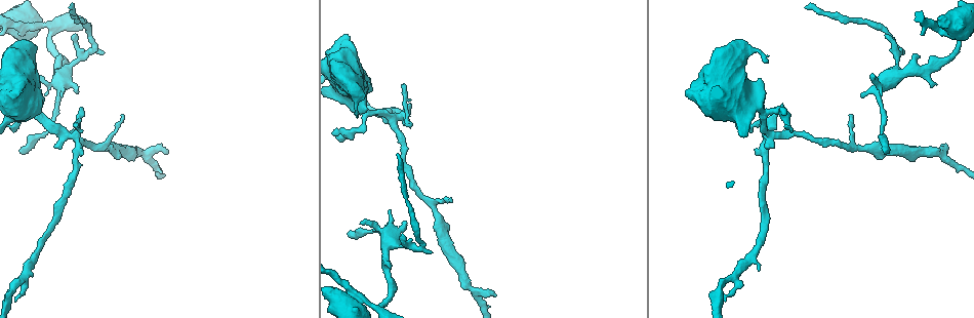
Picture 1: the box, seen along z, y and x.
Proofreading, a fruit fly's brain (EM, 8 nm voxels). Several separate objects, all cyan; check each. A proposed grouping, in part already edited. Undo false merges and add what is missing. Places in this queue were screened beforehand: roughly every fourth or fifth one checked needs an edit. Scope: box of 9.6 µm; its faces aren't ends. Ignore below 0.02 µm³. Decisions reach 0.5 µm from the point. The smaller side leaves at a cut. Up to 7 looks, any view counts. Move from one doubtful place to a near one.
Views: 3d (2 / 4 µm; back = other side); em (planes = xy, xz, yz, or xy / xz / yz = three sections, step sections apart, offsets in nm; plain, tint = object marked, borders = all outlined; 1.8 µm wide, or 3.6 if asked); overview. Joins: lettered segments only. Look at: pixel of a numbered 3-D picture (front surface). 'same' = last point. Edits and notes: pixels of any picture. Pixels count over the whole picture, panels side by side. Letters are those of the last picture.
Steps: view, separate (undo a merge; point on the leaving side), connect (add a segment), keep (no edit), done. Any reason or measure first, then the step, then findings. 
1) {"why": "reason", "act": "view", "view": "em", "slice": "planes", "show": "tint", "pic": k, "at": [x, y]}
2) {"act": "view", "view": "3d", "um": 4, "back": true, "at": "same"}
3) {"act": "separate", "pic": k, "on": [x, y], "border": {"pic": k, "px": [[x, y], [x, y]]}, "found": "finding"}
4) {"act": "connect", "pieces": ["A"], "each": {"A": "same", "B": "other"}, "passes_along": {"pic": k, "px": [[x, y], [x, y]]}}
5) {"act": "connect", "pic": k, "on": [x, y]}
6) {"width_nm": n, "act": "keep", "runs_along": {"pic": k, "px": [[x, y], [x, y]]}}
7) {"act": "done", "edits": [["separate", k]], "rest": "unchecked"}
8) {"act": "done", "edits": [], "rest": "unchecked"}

{"why": "an open end", "act": "view", "view": "3d", "um": 4, "back": true, "pic": 1, "at": [875, 77]}

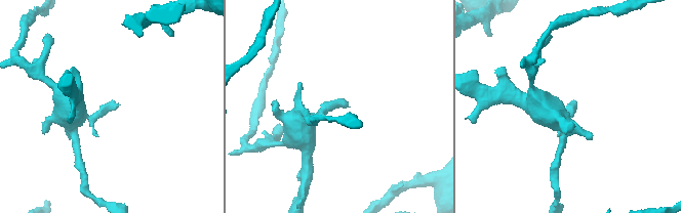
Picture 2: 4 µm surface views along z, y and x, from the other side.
{"act": "view", "view": "em", "slice": "yz", "step": 16, "show": "tint", "pic": 2, "at": [115, 106]}

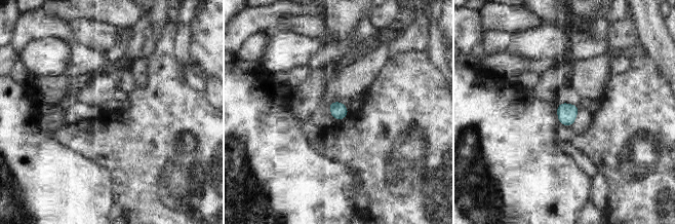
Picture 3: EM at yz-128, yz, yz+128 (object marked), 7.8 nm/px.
{"act": "view", "view": "em", "slice": "xz", "step": 4, "show": "borders", "at": "same"}

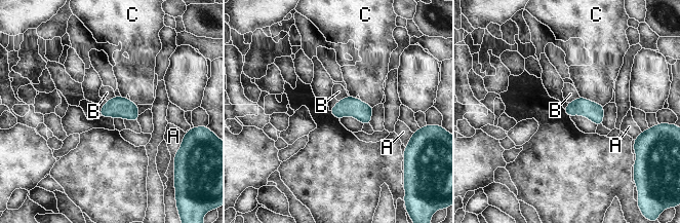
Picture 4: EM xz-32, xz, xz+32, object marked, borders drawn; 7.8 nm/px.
{"width_nm": 140, "act": "keep", "each": {"A": "other", "B": "other", "C": "other"}, "border": {"pic": 4, "px": [[580, 97], [568, 103]]}, "found": "none of them fits"}

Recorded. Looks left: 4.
{"act": "view", "view": "em", "slice": "planes", "show": "borders", "pic": 1, "at": [76, 35]}

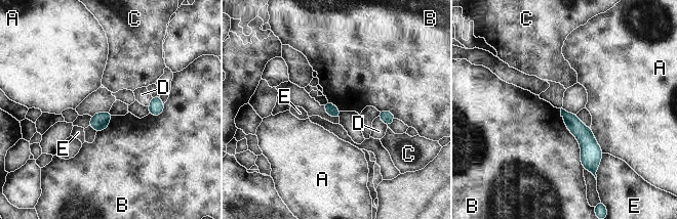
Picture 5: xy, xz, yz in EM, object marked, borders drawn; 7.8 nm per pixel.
{"act": "keep", "each": {"A": "other", "B": "other", "C": "other", "D": "other", "E": "other"}, "border": {"pic": 5, "px": [[560, 108], [584, 168]]}, "found": "none of them fits"}

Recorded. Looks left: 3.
{"why": "branch stops here", "act": "view", "view": "em", "slice": "yz", "step": 16, "show": "borders", "pic": 1, "at": [882, 150]}

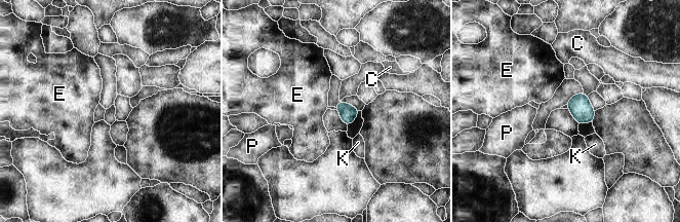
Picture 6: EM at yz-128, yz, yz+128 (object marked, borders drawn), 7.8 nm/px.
{"act": "view", "view": "em", "slice": "planes", "show": "borders", "at": "same"}

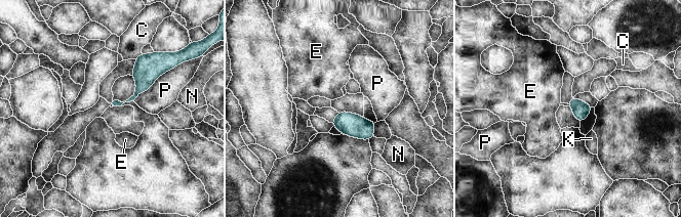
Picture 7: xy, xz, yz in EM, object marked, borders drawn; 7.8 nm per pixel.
{"act": "keep", "each": {"C": "other", "E": "other", "K": "other", "N": "other", "P": "other"}, "border": {"pic": 7, "px": [[169, 70], [164, 72], [133, 100]]}, "found": "no lettered segment goes on from it"}

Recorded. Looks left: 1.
{"act": "done", "edits": [], "rest": "unchecked"}

